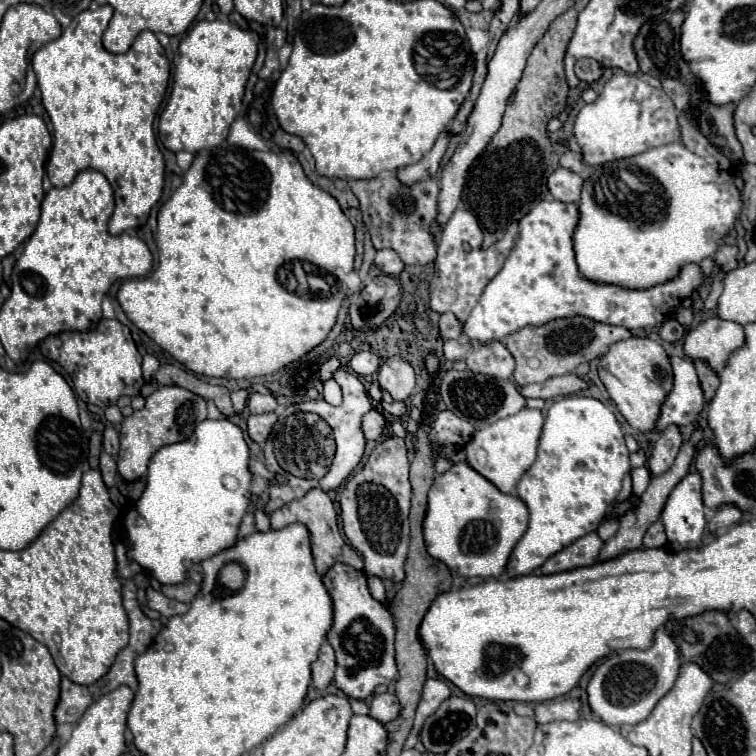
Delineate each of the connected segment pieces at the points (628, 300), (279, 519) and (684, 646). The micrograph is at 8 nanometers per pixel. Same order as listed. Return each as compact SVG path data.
M544 199L520 219L518 243L514 251L506 259L500 273L486 285L478 305L462 325L462 335L470 339L470 343L488 345L516 333L526 325L544 325L554 319L570 319L572 315L584 315L586 319L620 325L630 331L646 329L666 321L670 317L670 309L680 305L682 299L702 285L698 265L686 265L676 279L646 291L622 289L584 279L578 273L572 247L572 231L578 217L578 205Z
M310 489L302 499L292 501L288 505L284 505L282 509L274 511L270 515L270 527L272 529L282 529L290 523L302 523L308 527L310 533L310 543L312 543L312 555L314 555L314 565L318 575L324 575L324 571L328 571L328 567L332 567L334 563L348 563L356 569L362 569L362 559L358 557L358 553L346 545L346 541L340 537L338 533L338 515L334 511L334 505L330 501L330 497L322 491L322 489Z
M704 611L694 617L672 619L664 627L678 645L682 659L698 663L716 683L730 683L752 669L748 643L740 637L740 633L732 627L726 613L722 611Z

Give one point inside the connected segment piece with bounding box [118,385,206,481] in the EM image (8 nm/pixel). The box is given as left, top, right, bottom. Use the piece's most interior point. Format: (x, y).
(171, 413)

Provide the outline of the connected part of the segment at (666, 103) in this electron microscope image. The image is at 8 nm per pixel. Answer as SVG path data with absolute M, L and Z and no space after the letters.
M622 73L608 79L598 99L586 103L578 111L574 119L574 137L582 149L582 161L586 165L602 165L678 141L678 111L662 89L648 85L638 75Z

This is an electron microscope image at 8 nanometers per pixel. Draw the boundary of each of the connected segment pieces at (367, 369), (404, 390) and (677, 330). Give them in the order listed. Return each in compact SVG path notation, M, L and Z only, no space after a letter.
M360 351L360 353L356 353L352 357L350 367L358 375L372 375L378 369L378 357L374 353L370 353L370 351Z
M394 355L386 359L378 369L378 383L382 389L386 389L396 401L408 399L408 395L414 389L416 373L402 357Z
M668 319L668 321L662 325L662 329L660 329L658 335L660 335L662 341L676 343L676 341L680 341L680 339L684 337L684 327L682 327L676 319Z

